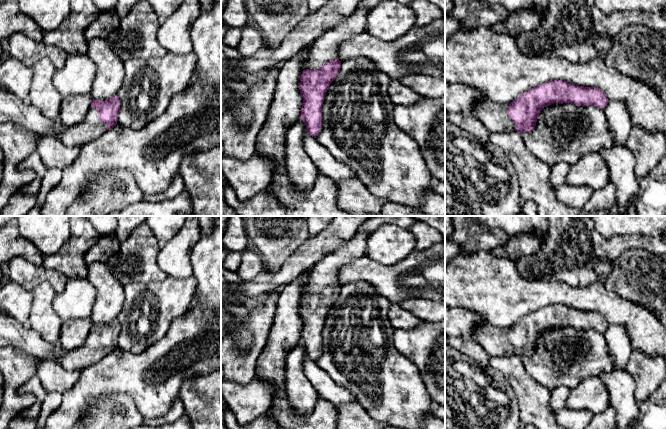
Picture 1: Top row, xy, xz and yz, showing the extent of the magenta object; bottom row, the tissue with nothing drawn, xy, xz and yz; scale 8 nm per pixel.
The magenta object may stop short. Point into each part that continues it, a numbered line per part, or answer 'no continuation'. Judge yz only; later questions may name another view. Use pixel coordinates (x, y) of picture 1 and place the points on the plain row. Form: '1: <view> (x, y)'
1: yz (494, 340)

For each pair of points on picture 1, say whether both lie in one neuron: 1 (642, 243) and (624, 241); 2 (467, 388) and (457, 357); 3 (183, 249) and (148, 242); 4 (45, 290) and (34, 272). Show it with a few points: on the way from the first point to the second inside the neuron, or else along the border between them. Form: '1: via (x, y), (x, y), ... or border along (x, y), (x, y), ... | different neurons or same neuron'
1: via (638, 242), (628, 242) | same neuron
2: via (473, 379), (473, 366), (466, 360) | same neuron
3: border along (162, 244), (157, 257), (157, 264), (161, 269) | different neurons
4: border along (31, 290), (41, 282), (46, 281), (56, 292) | different neurons

